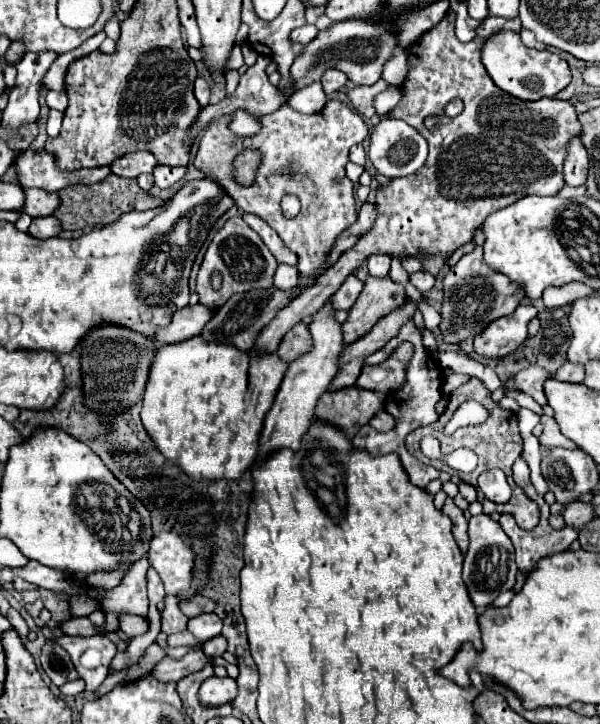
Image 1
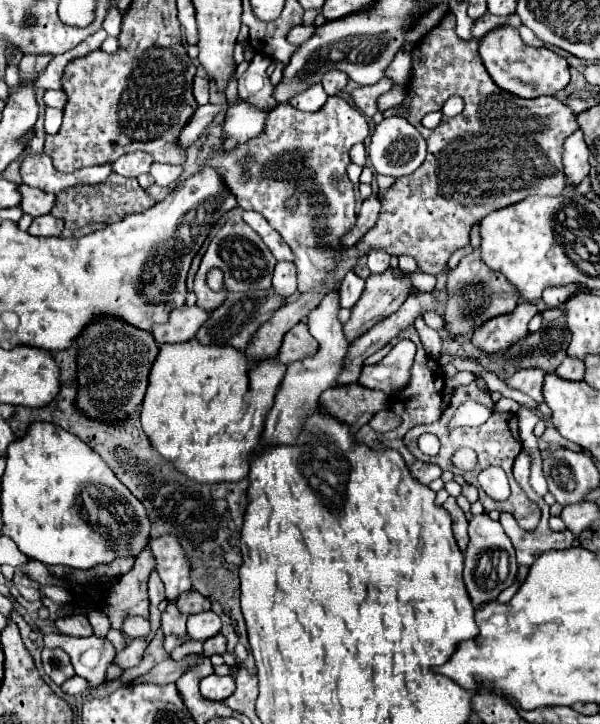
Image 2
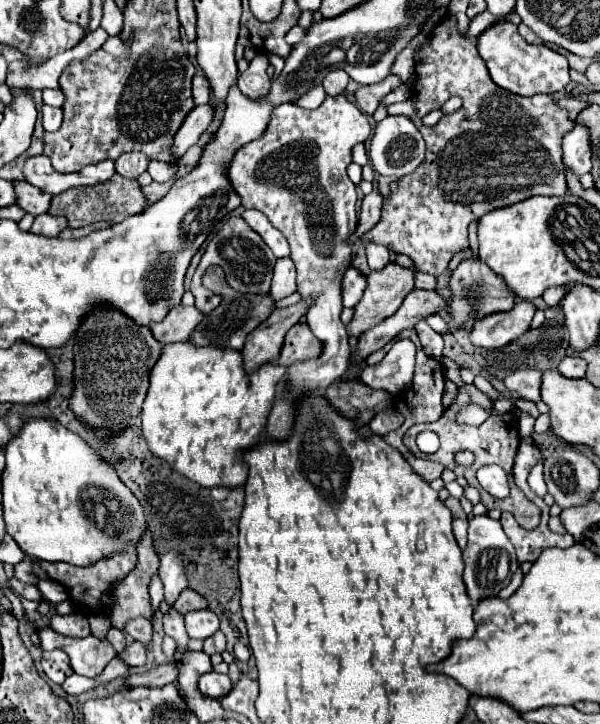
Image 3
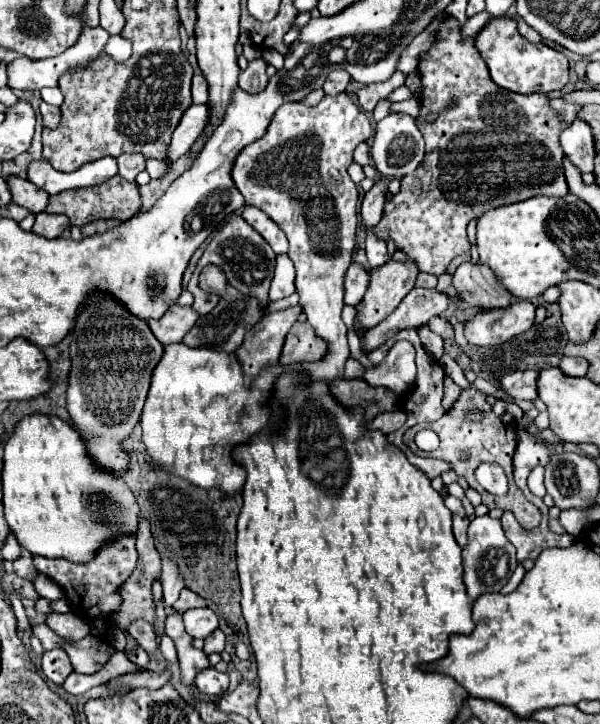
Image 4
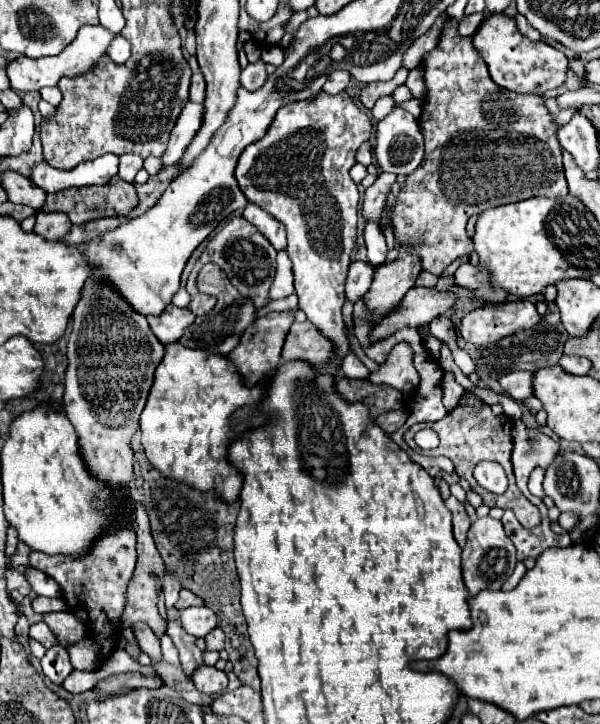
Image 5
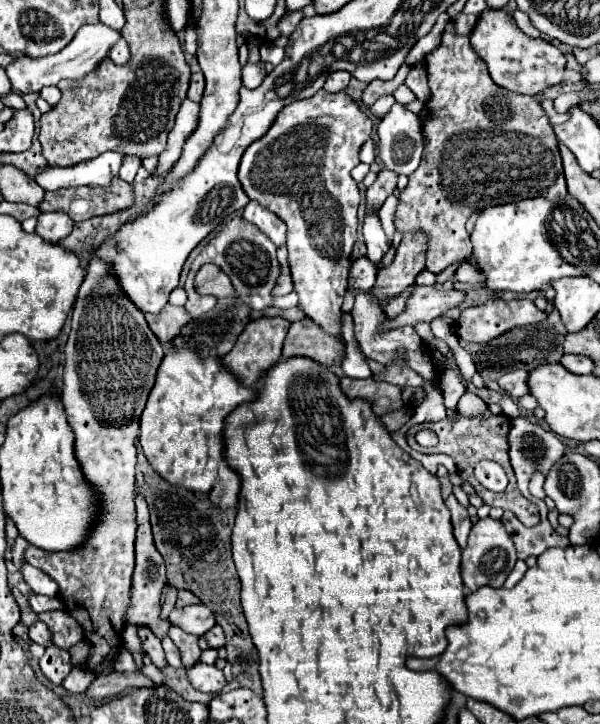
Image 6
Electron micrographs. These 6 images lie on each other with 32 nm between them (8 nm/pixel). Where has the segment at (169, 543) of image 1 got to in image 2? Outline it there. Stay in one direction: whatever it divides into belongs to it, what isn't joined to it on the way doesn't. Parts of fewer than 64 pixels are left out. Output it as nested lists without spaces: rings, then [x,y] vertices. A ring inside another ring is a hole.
[[[160,536],[152,538],[150,548],[156,558],[156,572],[162,578],[166,600],[177,599],[182,592],[190,590],[188,556],[180,548],[180,542],[174,536]]]

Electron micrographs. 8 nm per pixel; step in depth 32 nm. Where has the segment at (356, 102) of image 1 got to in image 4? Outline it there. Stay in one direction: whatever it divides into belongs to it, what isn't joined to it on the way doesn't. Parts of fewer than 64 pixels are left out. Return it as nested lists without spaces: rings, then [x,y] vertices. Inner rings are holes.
[[[396,72],[396,74],[394,74],[390,80],[386,80],[386,82],[376,82],[376,84],[362,86],[362,88],[358,90],[358,102],[360,102],[360,106],[362,106],[364,110],[372,112],[374,106],[376,106],[376,102],[378,102],[380,98],[386,98],[386,96],[388,96],[392,90],[396,90],[398,86],[402,86],[404,80],[406,80],[406,74],[404,74],[404,72]]]

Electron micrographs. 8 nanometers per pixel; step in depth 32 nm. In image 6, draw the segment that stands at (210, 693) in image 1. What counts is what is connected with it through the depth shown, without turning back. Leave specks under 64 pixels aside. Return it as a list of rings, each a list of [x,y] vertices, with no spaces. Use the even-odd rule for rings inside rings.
[[[196,662],[192,668],[188,668],[186,678],[196,690],[202,692],[220,692],[226,684],[222,670],[204,662]]]

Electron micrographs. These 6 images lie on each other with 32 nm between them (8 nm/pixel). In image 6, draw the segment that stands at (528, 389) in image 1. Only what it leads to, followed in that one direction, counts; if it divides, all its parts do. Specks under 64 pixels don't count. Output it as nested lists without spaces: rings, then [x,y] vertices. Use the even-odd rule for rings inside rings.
[[[514,370],[514,372],[506,372],[500,380],[498,380],[498,386],[508,394],[512,396],[514,400],[518,400],[520,396],[528,394],[528,386],[526,386],[526,378],[528,378],[528,372],[524,370]]]

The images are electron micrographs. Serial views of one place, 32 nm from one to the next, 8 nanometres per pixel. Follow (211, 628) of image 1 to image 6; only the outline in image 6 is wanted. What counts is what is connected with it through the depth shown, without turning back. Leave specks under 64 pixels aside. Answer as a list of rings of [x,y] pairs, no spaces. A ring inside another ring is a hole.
[[[190,604],[184,608],[174,608],[170,614],[170,622],[182,628],[184,632],[190,632],[196,636],[202,636],[216,624],[214,614],[206,604]]]

